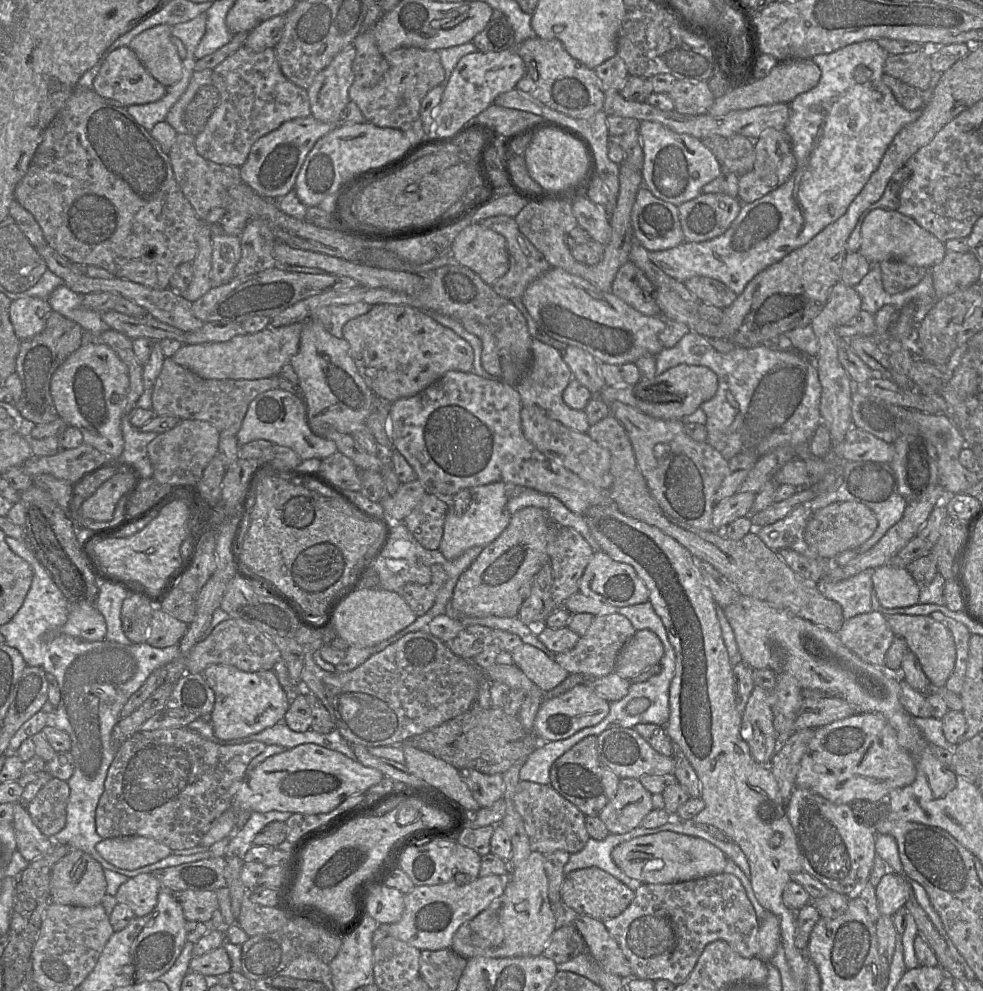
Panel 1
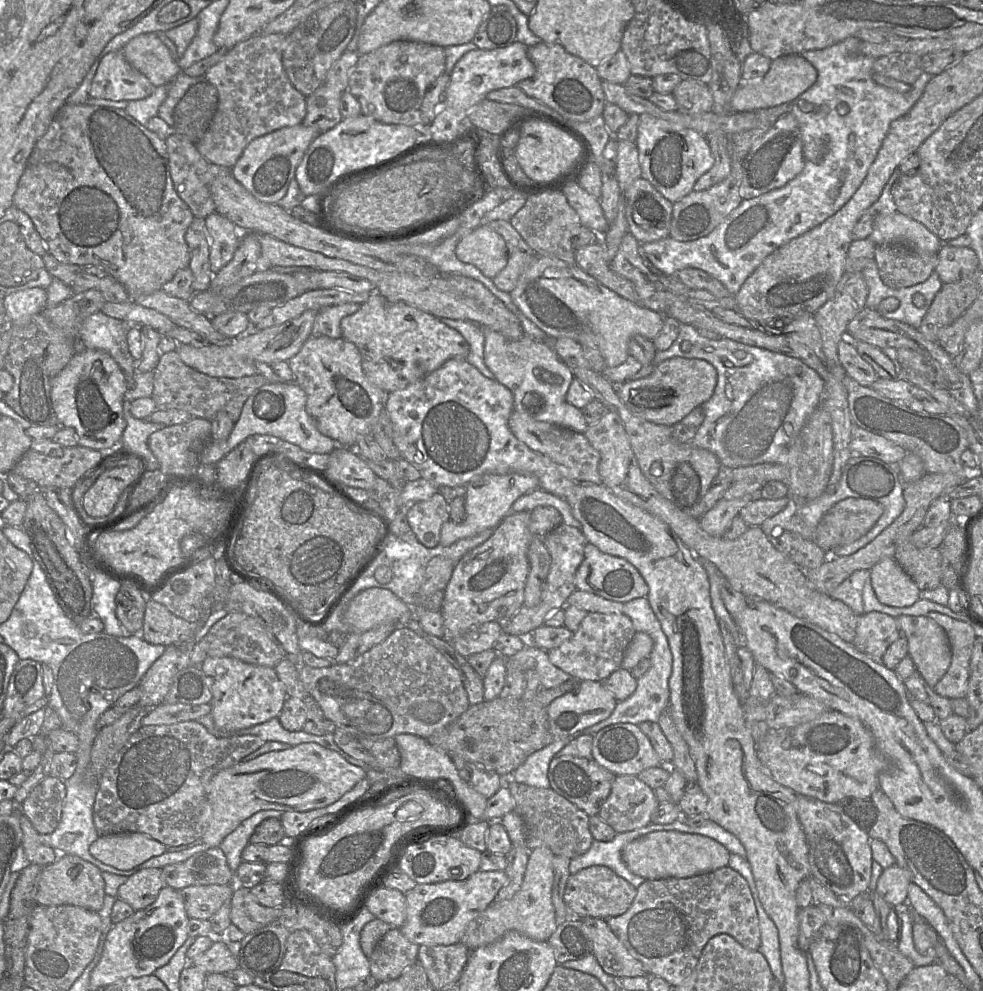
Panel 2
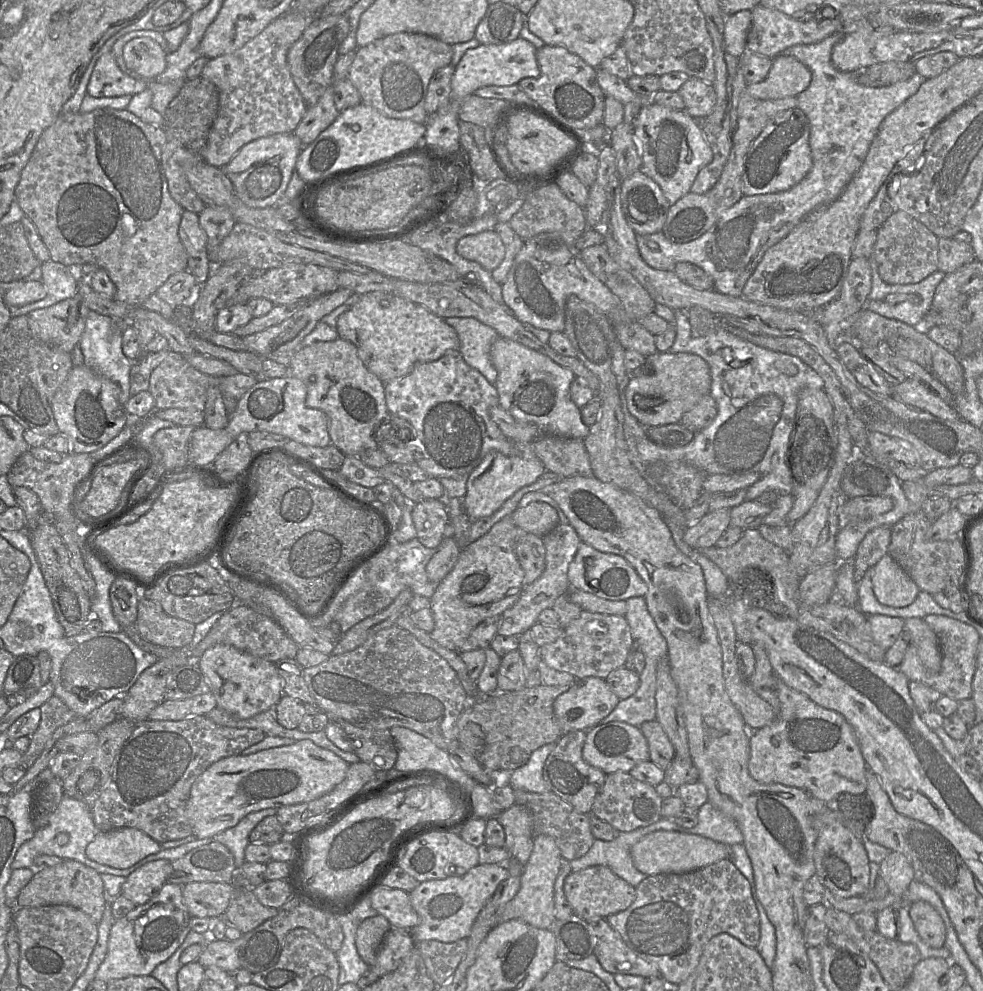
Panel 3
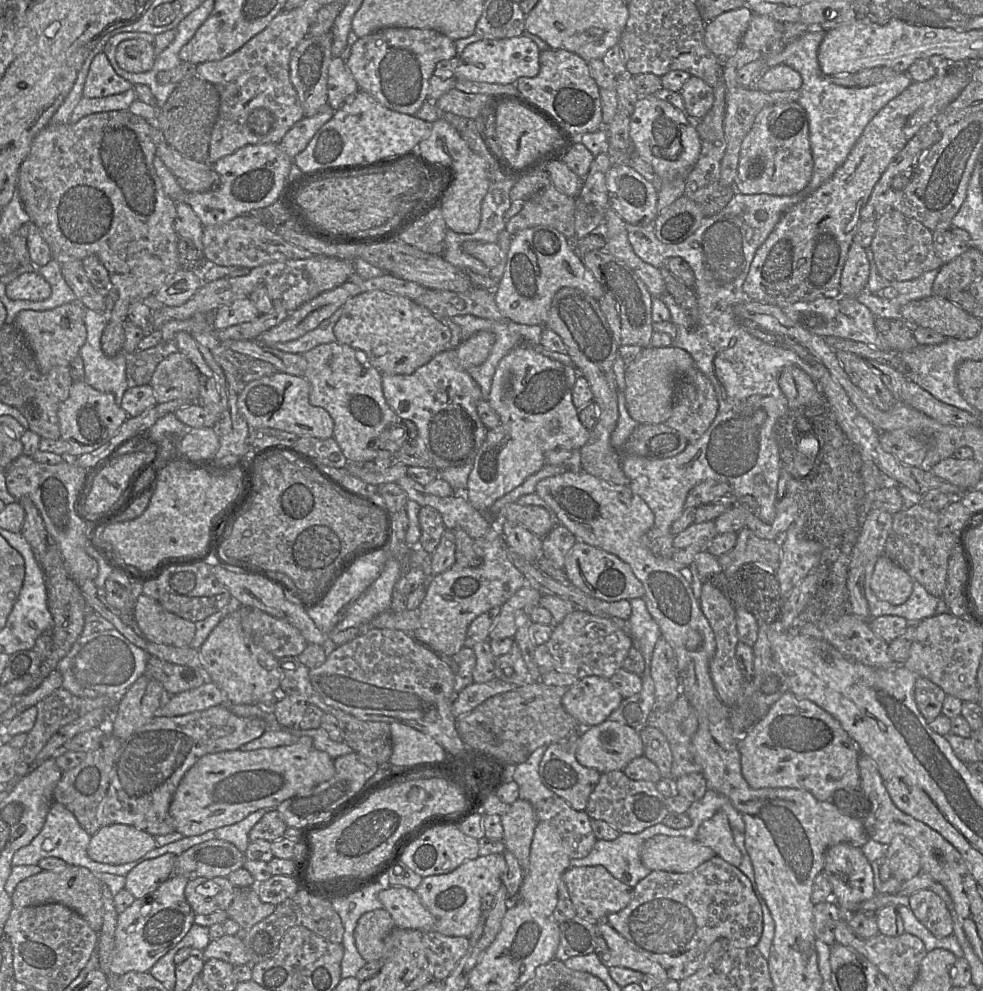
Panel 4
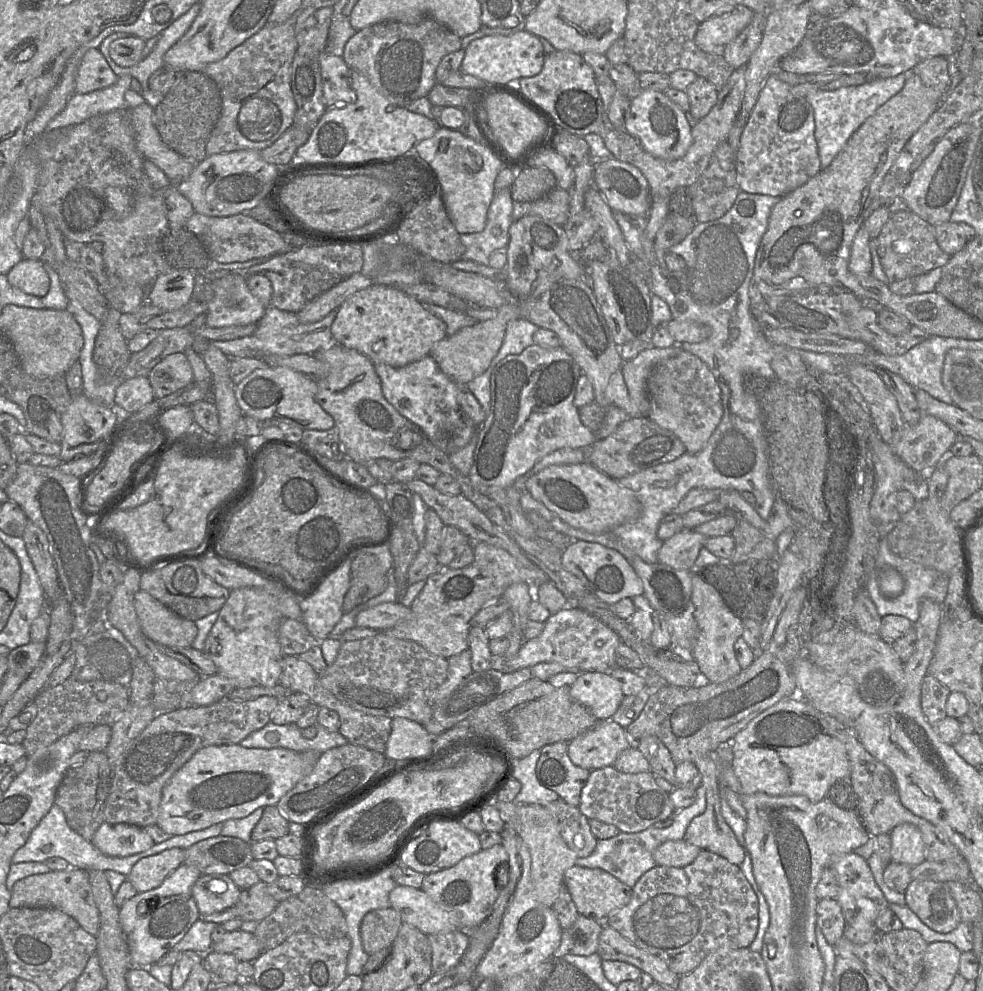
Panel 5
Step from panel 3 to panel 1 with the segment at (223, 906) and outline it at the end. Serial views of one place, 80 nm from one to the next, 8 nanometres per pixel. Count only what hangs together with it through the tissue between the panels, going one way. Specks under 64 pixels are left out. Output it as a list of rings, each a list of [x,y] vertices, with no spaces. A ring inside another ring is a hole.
[[[183,890],[172,892],[182,907],[186,921],[197,921],[209,924],[218,907],[216,891]]]

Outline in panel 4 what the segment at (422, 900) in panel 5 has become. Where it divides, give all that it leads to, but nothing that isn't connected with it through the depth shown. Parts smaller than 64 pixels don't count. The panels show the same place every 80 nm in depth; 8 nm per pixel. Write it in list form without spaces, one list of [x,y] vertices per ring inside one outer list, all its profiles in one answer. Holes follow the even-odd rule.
[[[389,886],[378,894],[378,898],[397,928],[433,931],[435,918],[423,906],[416,891],[404,886]]]

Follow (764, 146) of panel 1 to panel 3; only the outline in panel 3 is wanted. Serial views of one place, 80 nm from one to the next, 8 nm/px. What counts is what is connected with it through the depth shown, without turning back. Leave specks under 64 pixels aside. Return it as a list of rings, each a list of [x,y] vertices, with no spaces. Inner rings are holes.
[[[798,107],[779,113],[762,130],[749,147],[741,178],[743,196],[786,191],[798,184],[813,165],[809,145],[809,122]]]

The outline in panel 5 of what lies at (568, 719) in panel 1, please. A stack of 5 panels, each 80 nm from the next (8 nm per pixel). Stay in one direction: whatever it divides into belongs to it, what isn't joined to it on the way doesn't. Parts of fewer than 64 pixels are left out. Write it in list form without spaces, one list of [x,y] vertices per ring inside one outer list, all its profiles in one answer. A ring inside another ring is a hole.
[[[610,672],[580,673],[569,693],[599,722],[611,719],[625,698],[620,683]]]

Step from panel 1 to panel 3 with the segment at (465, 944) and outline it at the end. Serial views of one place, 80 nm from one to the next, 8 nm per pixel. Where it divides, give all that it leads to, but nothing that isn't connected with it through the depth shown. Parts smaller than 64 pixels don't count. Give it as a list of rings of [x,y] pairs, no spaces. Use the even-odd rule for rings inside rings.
[[[547,835],[534,837],[533,850],[523,867],[520,889],[503,908],[500,922],[518,919],[534,927],[551,929],[555,919],[554,884],[561,867],[562,856],[555,840]]]

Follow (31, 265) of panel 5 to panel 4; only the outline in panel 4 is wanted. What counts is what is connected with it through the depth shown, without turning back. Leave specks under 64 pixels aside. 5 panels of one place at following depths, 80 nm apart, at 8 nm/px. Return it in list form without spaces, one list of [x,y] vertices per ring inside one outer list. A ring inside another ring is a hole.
[[[38,271],[24,272],[6,285],[6,296],[11,300],[41,301],[50,294],[50,284]]]

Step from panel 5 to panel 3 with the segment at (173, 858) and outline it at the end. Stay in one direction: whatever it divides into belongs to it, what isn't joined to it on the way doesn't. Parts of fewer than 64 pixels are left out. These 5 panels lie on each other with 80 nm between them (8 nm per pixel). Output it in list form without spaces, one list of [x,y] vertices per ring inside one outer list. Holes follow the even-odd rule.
[[[165,859],[144,864],[126,878],[121,894],[136,906],[147,903],[167,882],[171,865],[171,862]]]

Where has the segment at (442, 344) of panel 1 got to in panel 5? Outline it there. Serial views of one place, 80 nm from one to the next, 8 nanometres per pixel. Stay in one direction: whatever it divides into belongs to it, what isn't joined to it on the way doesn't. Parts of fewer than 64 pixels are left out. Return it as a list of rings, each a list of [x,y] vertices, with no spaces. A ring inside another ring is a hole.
[[[372,284],[338,307],[331,334],[337,344],[357,350],[373,364],[403,367],[430,355],[433,345],[444,339],[447,331],[445,323],[415,298],[397,287]]]

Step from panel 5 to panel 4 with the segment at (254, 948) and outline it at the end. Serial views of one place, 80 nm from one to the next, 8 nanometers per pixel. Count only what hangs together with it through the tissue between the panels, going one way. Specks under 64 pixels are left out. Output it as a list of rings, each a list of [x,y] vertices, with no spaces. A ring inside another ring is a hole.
[[[225,934],[223,937],[211,940],[208,946],[199,953],[204,961],[220,959],[231,965],[239,966],[249,964],[248,954],[242,939]]]

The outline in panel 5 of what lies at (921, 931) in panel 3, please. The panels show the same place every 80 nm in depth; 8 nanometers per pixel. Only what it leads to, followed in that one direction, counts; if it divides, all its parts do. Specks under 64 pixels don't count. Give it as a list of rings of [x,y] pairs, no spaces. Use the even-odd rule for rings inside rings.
[[[912,880],[905,891],[905,904],[931,930],[948,934],[961,919],[946,882]]]

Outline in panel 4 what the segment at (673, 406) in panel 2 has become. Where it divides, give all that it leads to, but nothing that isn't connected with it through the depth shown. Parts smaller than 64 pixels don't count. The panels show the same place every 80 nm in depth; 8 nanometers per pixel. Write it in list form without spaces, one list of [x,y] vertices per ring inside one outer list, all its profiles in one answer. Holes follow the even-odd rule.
[[[676,346],[664,348],[646,347],[641,350],[637,358],[626,365],[624,397],[630,417],[637,424],[662,424],[669,418],[674,403],[675,387],[681,376],[696,367],[692,356]]]

